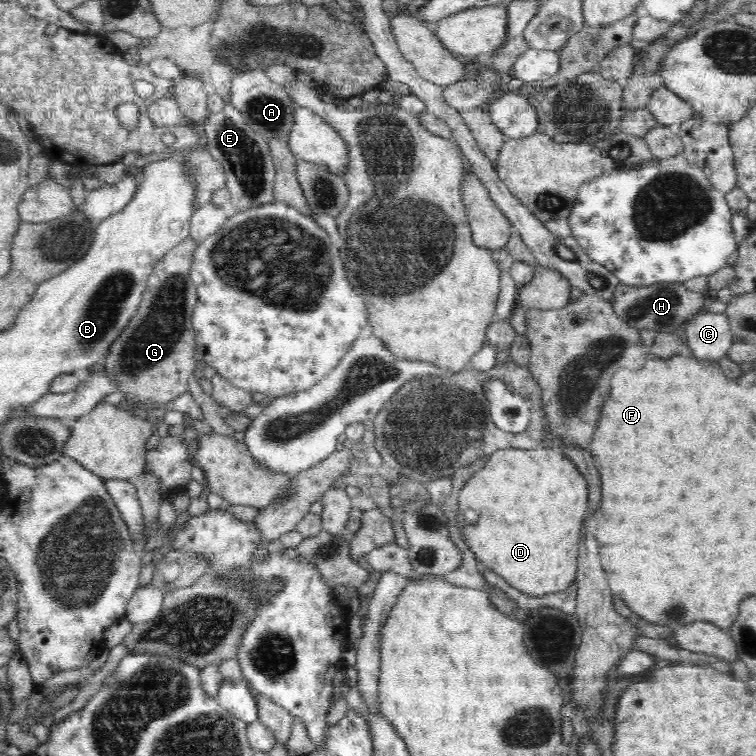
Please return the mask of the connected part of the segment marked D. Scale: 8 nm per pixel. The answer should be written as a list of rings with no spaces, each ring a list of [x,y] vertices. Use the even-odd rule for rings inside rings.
[[[545,445],[528,449],[521,449],[520,447],[496,449],[488,456],[481,470],[475,472],[459,490],[457,497],[459,513],[455,529],[461,532],[463,541],[475,554],[477,561],[482,562],[486,568],[493,570],[498,576],[502,576],[510,586],[534,596],[563,591],[570,586],[570,583],[574,583],[576,578],[576,559],[579,556],[578,544],[580,544],[584,516],[588,510],[588,486],[586,484],[587,480],[582,476],[576,464],[572,463],[572,460],[568,459],[568,456],[564,455],[564,451],[559,448]]]

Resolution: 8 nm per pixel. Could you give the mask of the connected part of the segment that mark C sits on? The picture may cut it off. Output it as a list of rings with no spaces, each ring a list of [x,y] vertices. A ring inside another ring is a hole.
[[[706,310],[694,315],[685,328],[685,343],[690,355],[708,362],[727,356],[729,348],[736,341],[733,330],[725,313]]]

